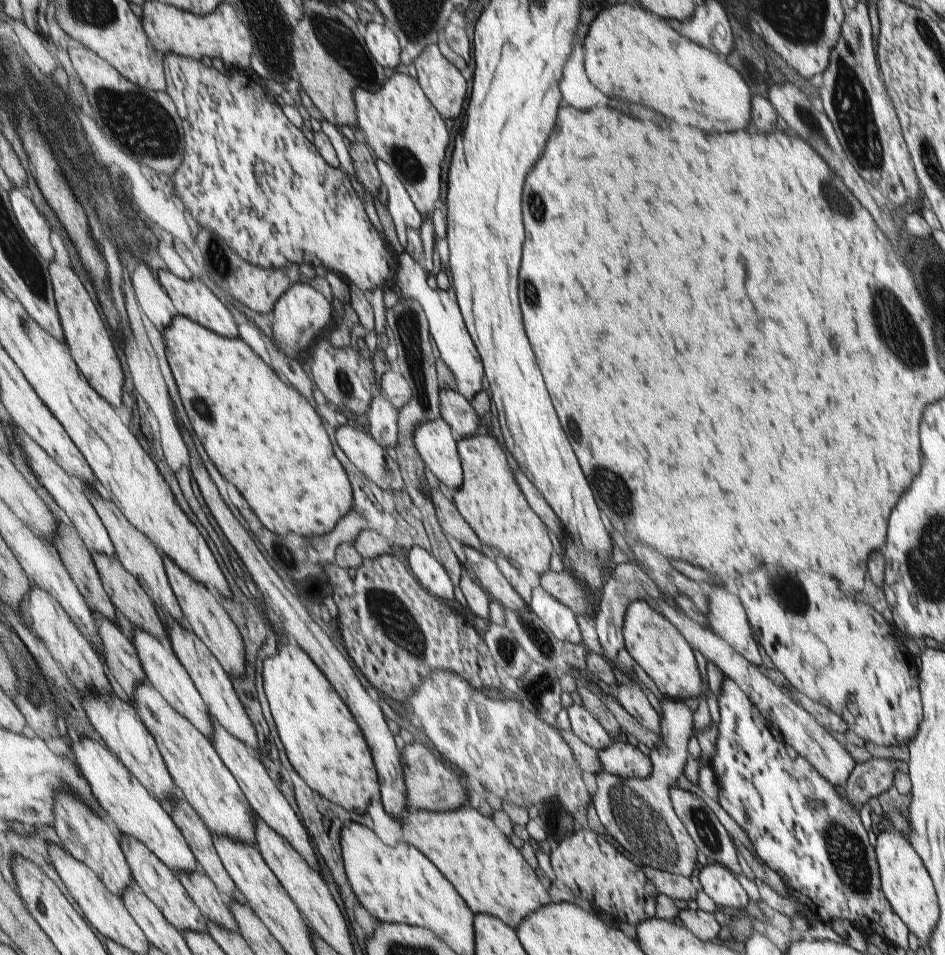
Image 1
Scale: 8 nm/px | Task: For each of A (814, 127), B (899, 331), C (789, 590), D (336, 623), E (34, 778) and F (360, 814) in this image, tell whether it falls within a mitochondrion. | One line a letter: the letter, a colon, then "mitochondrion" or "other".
A: mitochondrion
B: mitochondrion
C: mitochondrion
D: other
E: other
F: other

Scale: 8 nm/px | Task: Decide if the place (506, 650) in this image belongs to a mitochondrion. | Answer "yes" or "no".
yes

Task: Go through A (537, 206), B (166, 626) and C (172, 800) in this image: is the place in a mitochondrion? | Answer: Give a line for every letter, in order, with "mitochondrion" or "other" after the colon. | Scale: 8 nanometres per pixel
A: mitochondrion
B: other
C: other

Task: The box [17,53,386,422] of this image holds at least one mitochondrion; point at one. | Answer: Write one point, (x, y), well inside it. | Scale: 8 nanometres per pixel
(150, 127)

